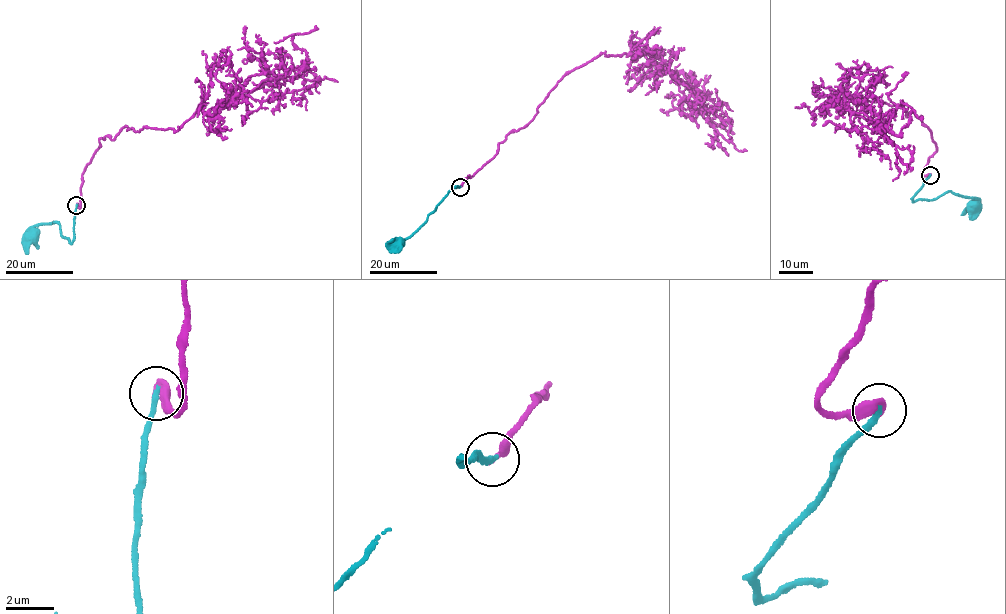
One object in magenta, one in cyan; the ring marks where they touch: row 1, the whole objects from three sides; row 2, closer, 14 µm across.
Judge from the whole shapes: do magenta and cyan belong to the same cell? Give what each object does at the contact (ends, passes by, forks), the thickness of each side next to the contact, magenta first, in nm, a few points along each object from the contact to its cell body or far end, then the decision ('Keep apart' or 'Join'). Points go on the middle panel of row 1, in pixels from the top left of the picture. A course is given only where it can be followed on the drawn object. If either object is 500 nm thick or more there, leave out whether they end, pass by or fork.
At the ring magenta ends. At the ring cyan ends. Thickness 340 nm (magenta) against 260 nm. Course of magenta: (460, 186), (510, 131), (528, 124), (565, 74), (603, 53), (647, 52), (723, 123), (711, 122), (734, 133). Course of cyan: (460, 187), (449, 191), (416, 230), (395, 243). Join

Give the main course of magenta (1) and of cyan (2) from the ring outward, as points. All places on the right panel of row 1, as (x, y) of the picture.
1: (929, 174), (936, 145), (922, 116), (856, 94), (825, 103), (897, 135), (912, 109), (921, 120)
2: (929, 175), (912, 200), (929, 200), (950, 191), (977, 199), (972, 206)

